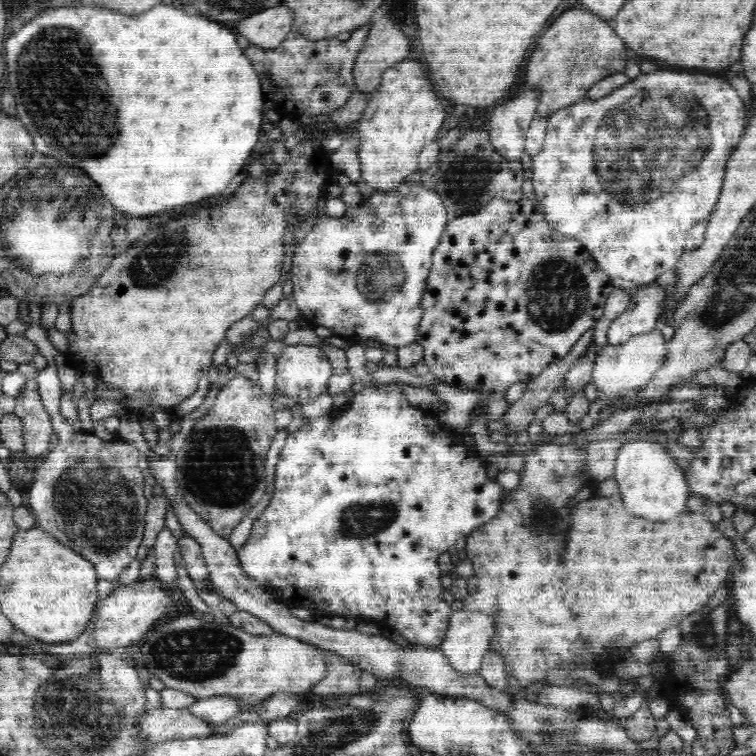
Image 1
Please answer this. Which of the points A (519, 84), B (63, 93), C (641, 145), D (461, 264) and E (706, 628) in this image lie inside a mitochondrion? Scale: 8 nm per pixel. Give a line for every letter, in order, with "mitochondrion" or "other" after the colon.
A: other
B: mitochondrion
C: mitochondrion
D: other
E: mitochondrion

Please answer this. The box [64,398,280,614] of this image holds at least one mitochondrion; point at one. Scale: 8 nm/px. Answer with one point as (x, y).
(221, 469)

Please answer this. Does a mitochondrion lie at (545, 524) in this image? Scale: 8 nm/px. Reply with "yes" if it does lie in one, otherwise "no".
yes

